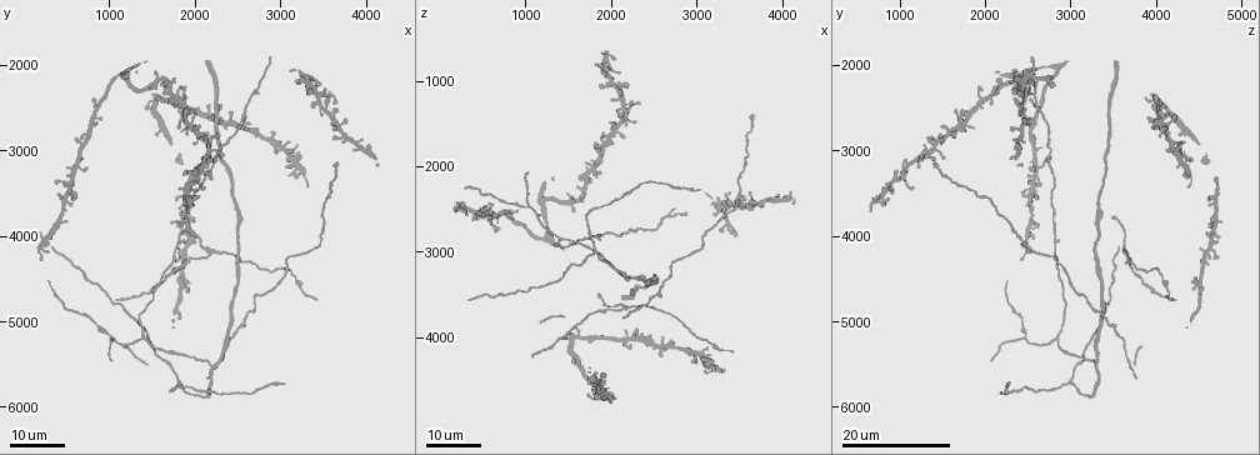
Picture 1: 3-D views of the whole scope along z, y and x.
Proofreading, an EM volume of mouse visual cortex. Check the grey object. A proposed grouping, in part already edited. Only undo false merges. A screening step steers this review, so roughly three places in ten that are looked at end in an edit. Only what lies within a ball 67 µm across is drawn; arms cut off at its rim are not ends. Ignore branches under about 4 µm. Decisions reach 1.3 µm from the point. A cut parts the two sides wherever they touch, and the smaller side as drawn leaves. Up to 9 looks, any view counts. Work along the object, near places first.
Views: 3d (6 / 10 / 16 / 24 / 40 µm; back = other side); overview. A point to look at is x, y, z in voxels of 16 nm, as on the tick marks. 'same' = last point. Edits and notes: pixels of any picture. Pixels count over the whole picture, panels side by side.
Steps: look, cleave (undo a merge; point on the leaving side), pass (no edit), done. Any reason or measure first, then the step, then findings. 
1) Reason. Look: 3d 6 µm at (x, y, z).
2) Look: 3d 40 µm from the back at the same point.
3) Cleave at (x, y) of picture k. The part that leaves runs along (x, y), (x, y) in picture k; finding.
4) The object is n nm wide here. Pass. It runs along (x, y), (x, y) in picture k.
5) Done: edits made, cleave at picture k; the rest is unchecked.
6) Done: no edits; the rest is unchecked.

A fork. Look: 3d 24 µm at (2550, 4300, 3700).

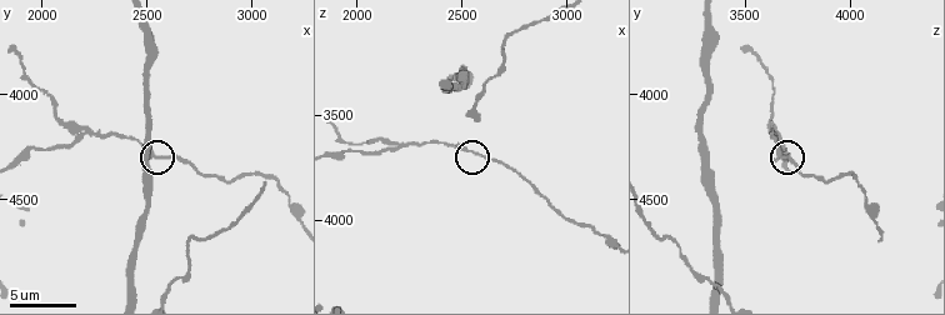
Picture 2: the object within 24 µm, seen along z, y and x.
Look: 3d 10 µm at (2520, 4280, 3670).

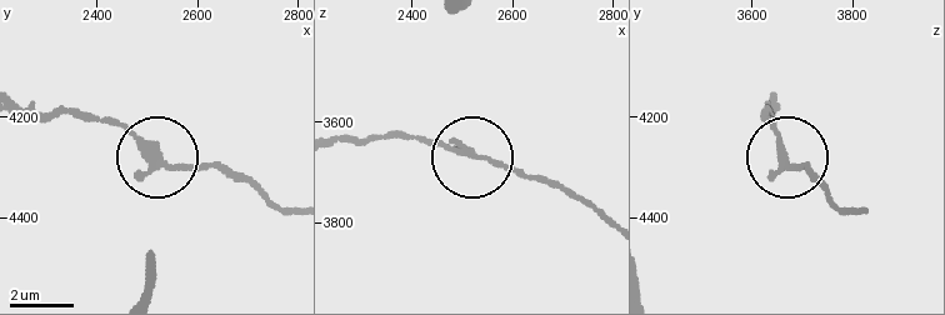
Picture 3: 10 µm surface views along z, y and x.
The side arm is 21 µm long. Pass. All the same neuron.

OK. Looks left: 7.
Arms part here. Look: 3d 16 µm at (2180, 4190, 3660).

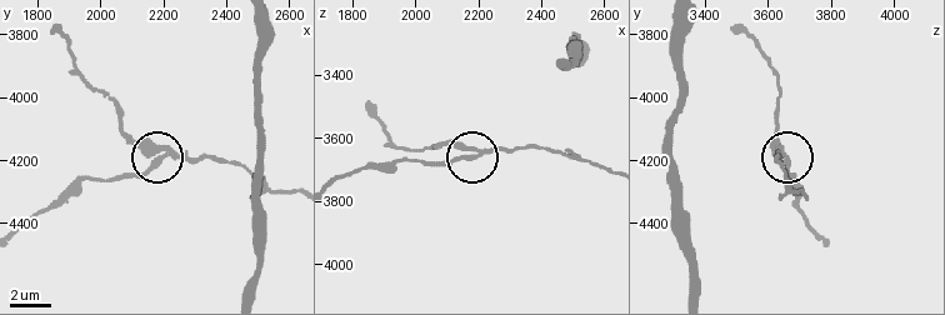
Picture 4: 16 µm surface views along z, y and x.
Cleave at (146, 173) of picture 4. The part that leaves runs along (171, 156), (138, 171), (76, 178), (21, 221) in picture 4; two neurons meet here.

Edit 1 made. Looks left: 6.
Arms part here. Look: 3d 16 µm at (2200, 5550, 3300).

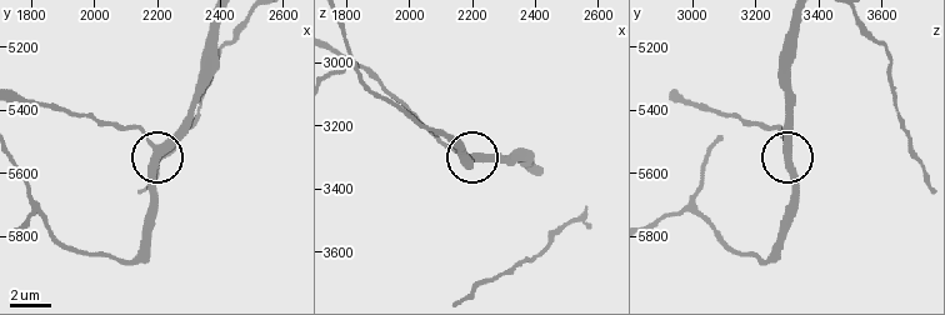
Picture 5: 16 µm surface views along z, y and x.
Look: 3d 10 µm at (2200, 5550, 3310).

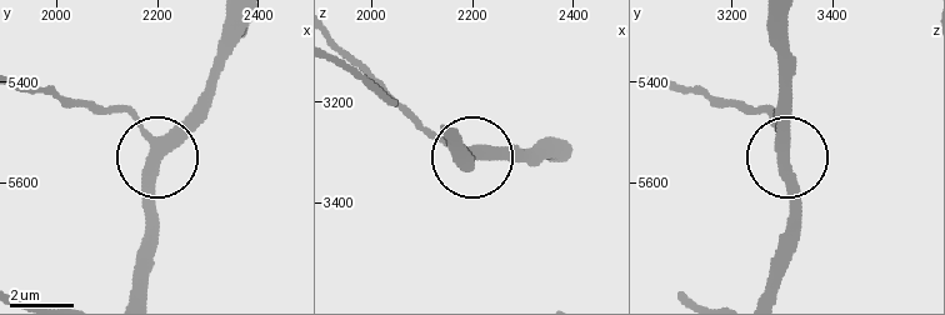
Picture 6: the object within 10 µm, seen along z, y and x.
Look: 3d 6 µm at (2210, 5540, 3305).

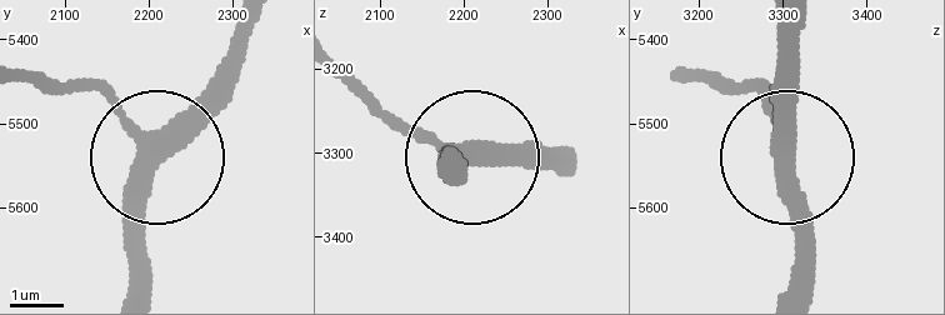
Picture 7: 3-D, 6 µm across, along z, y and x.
The side arm is 54 µm long. Pass. It runs along (341, 64), (395, 118), (471, 154), (461, 171) in picture 7; one neuron here.

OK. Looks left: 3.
Branch point. Look: 3d 16 µm at (1400, 5200, 2850).

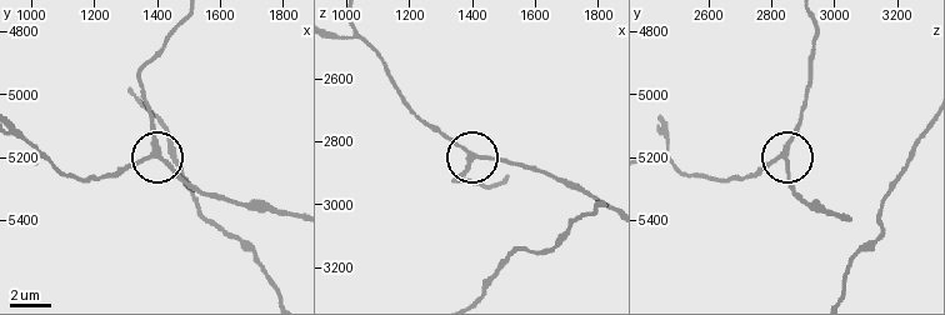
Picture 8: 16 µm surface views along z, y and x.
Look: 3d 10 µm at (1400, 5190, 2840).

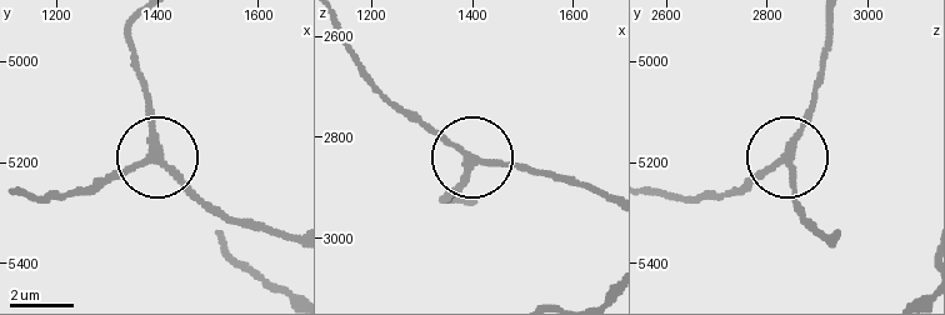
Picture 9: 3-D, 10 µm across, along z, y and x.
The side arm is 95 µm long. Pass. It runs along (21, 193), (59, 200), (148, 163), (156, 151), (148, 83) in picture 9; all the same neuron.

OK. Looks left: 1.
Done: edits made, cleave at picture 4; the rest is unchecked.

